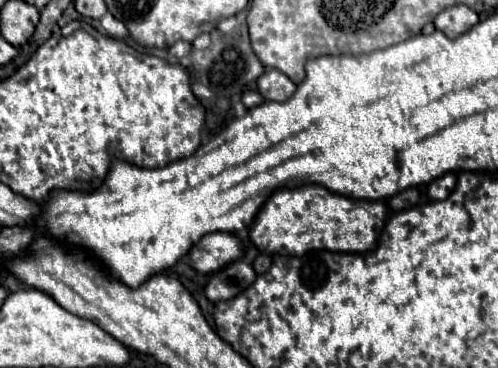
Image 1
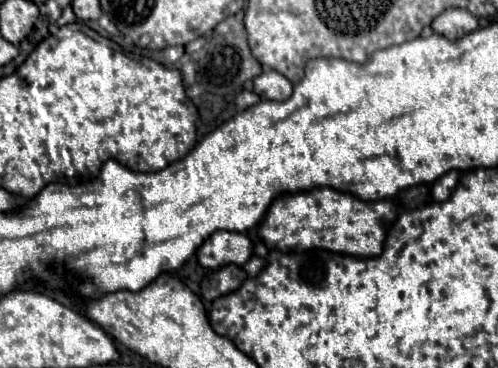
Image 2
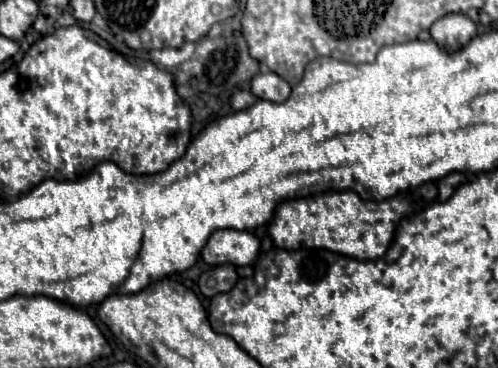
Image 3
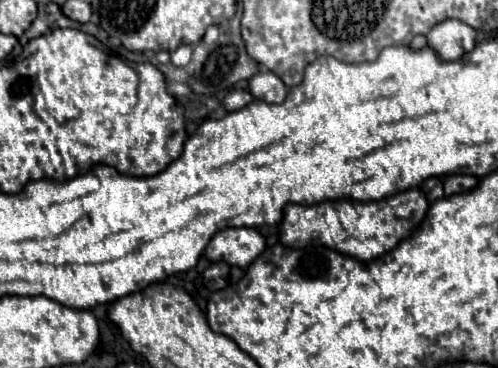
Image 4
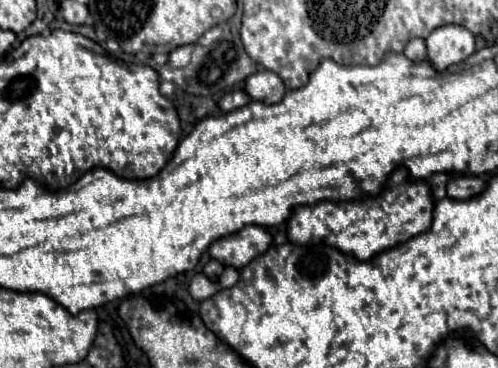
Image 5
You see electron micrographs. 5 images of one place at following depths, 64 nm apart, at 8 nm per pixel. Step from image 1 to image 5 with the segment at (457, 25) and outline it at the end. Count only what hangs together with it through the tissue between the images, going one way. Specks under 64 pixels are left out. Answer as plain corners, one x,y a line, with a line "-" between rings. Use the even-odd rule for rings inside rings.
448,24
436,28
426,38
426,56
434,70
446,70
452,64
458,64
460,60
466,60
472,56
474,48
474,34
466,28

